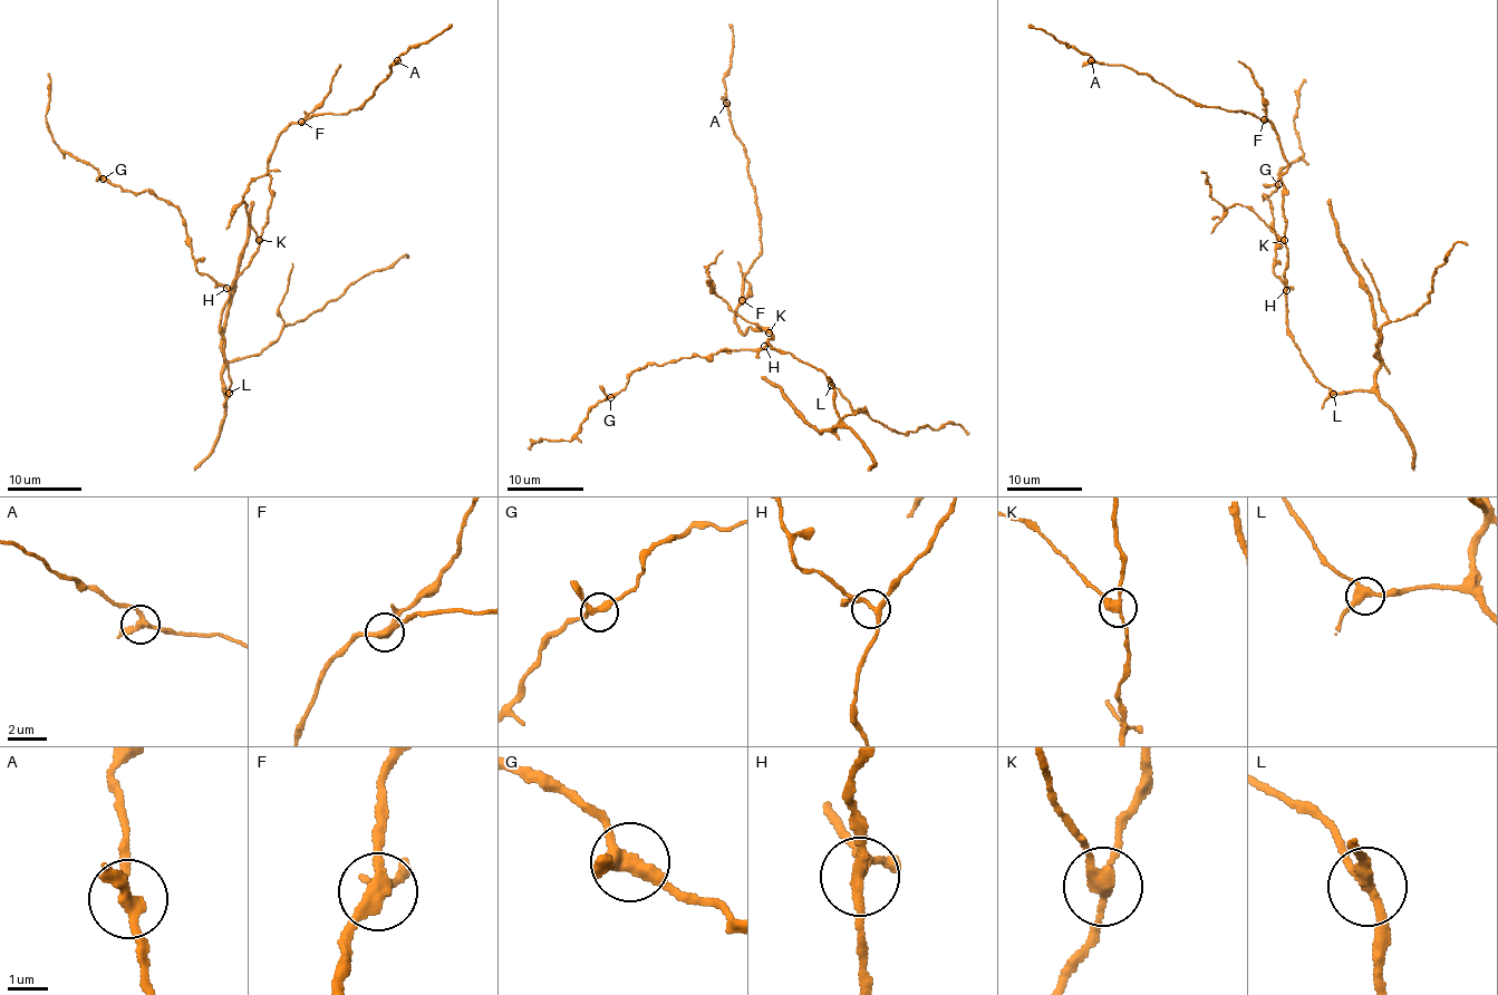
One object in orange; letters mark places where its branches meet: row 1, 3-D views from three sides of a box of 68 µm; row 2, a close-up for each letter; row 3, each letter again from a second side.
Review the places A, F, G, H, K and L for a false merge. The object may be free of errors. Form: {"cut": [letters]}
{"cut": ["K"]}

